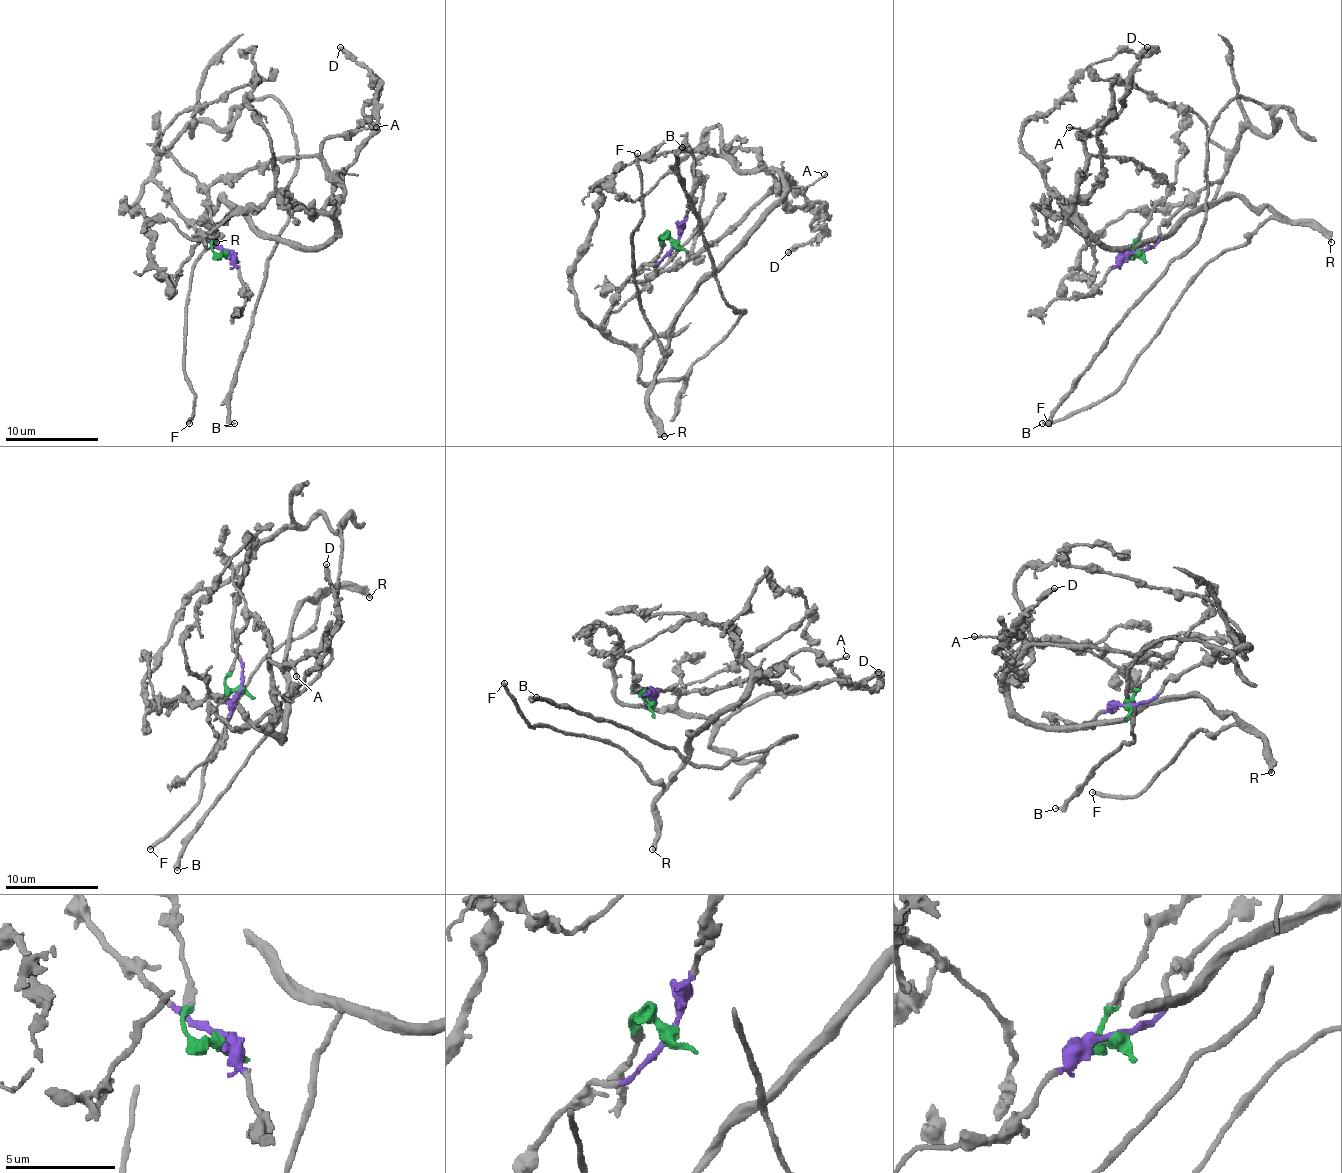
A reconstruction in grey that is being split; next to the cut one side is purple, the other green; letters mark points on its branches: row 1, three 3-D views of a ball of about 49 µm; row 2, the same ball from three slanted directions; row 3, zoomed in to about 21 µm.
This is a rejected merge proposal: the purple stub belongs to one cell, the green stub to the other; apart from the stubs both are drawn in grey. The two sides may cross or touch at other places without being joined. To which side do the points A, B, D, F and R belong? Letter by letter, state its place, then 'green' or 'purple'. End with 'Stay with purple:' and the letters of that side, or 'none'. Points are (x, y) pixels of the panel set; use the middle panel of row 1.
A: place (824, 174); green
B: place (682, 147); purple
D: place (788, 252); green
F: place (637, 153); green
R: place (664, 436); green
Stay with purple: B

